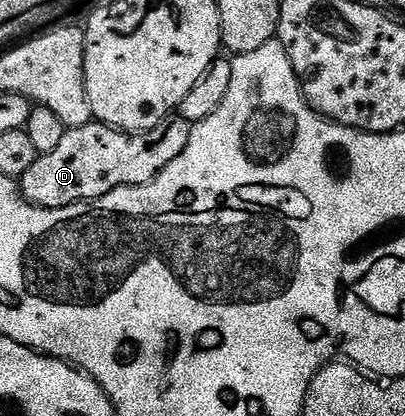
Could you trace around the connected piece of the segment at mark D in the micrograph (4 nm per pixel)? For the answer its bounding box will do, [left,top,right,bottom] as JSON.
[20,114,191,208]

